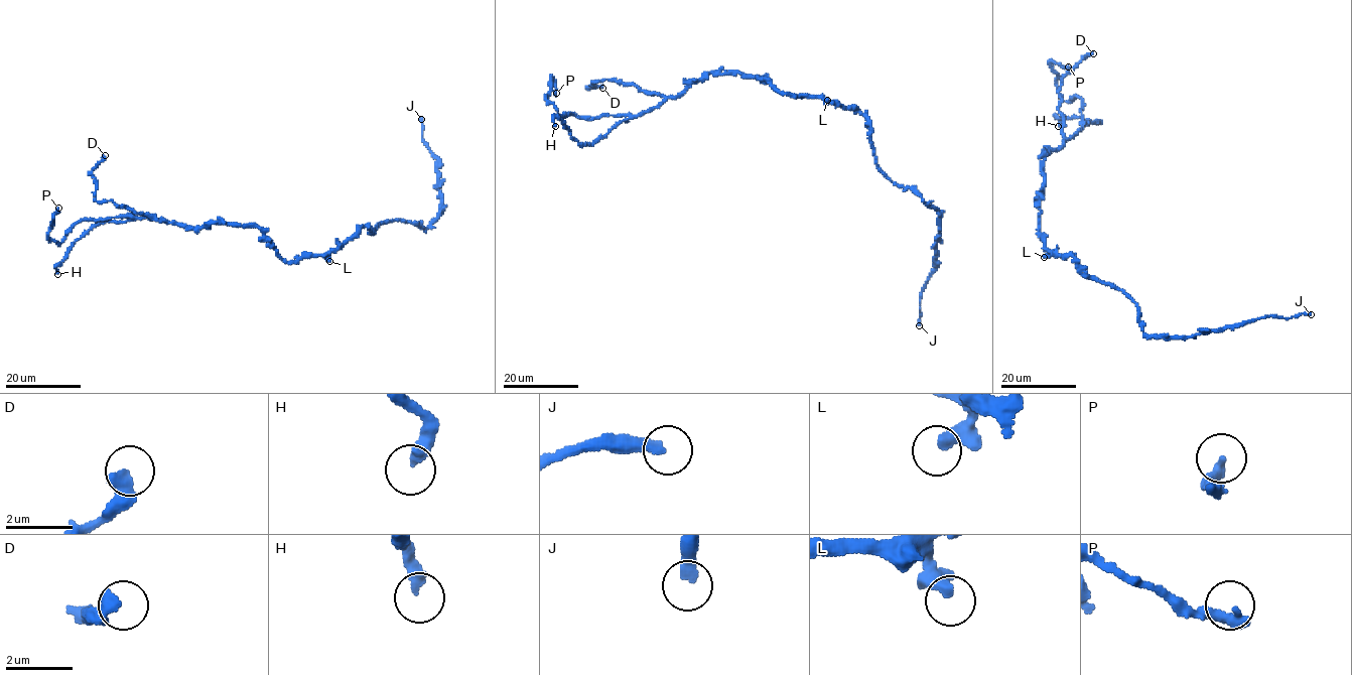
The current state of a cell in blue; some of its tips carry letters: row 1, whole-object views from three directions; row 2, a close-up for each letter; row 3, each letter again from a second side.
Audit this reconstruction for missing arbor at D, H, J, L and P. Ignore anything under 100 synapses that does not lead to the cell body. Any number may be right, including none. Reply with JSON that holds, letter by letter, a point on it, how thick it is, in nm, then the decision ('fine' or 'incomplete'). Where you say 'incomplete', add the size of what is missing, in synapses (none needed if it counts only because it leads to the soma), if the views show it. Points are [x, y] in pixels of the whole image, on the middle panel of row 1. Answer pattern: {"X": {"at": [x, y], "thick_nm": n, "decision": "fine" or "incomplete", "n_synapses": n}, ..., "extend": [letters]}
{"D": {"at": [602, 88], "thick_nm": 400, "decision": "fine"}, "H": {"at": [555, 126], "thick_nm": 360, "decision": "fine"}, "J": {"at": [919, 325], "thick_nm": 280, "decision": "incomplete", "n_synapses": 250}, "L": {"at": [827, 100], "thick_nm": 440, "decision": "fine"}, "P": {"at": [556, 93], "thick_nm": 320, "decision": "fine"}, "extend": ["J"]}

